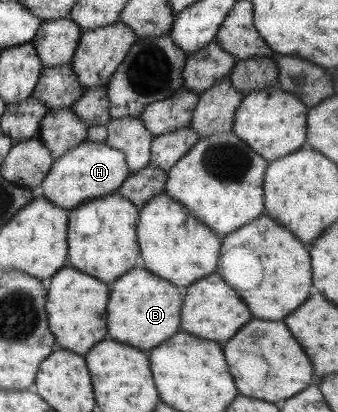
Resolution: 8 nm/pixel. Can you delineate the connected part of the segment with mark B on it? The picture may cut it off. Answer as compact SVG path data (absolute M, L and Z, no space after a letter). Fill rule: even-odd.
M132 268L108 284L107 336L139 350L151 350L179 328L182 290L144 268Z

